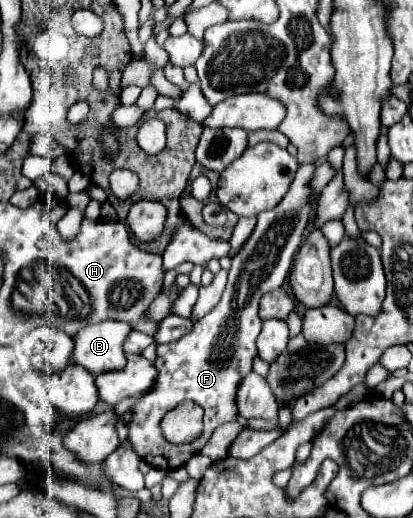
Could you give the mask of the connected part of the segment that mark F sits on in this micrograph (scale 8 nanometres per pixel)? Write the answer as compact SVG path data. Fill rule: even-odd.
M300 165L284 201L276 209L258 215L258 223L242 245L242 249L232 257L232 267L228 271L228 285L220 303L202 319L194 321L194 329L174 343L158 345L158 359L154 361L158 369L158 379L154 389L142 397L134 407L130 407L132 417L128 421L128 441L136 455L156 469L178 469L182 467L194 451L198 451L218 427L218 423L236 419L236 385L248 369L252 369L252 357L256 355L256 337L262 327L258 317L258 301L262 293L280 287L290 273L294 255L304 241L310 219L316 215L318 193L310 187L316 165ZM182 401L194 401L204 409L204 429L202 435L190 443L168 443L162 435L160 421L162 413L168 413Z

